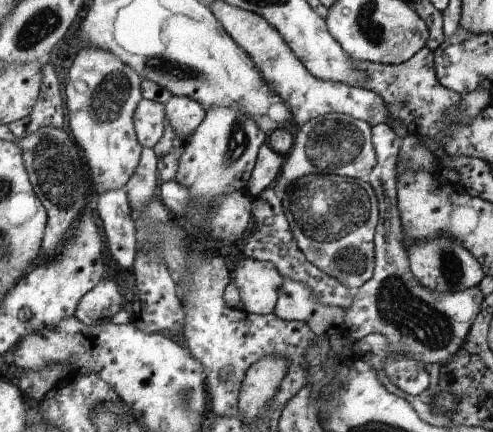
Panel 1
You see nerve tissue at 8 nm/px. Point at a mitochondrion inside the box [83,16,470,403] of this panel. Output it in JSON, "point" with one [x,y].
{"point":[325,210]}

